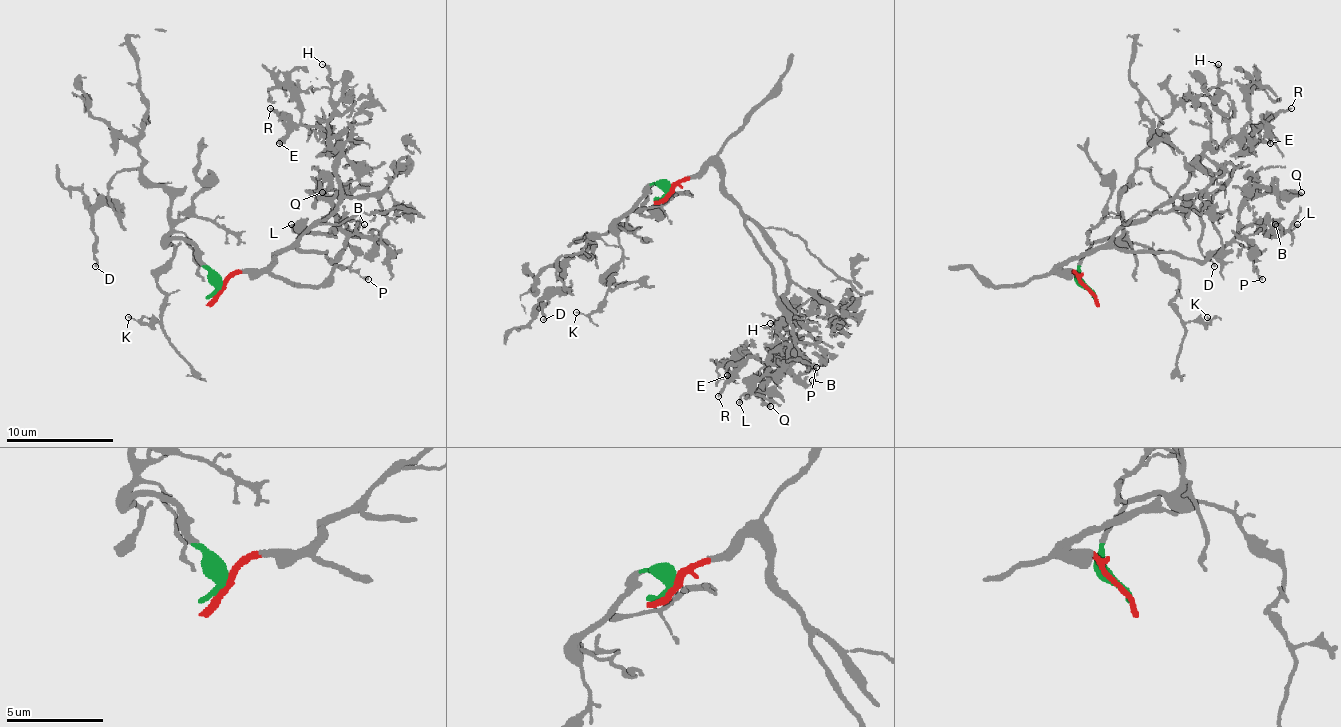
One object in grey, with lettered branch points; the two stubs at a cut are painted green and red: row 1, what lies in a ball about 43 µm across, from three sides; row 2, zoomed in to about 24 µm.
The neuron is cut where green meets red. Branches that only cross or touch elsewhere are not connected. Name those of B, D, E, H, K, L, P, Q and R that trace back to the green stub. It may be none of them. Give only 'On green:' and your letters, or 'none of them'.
On green: D, K

